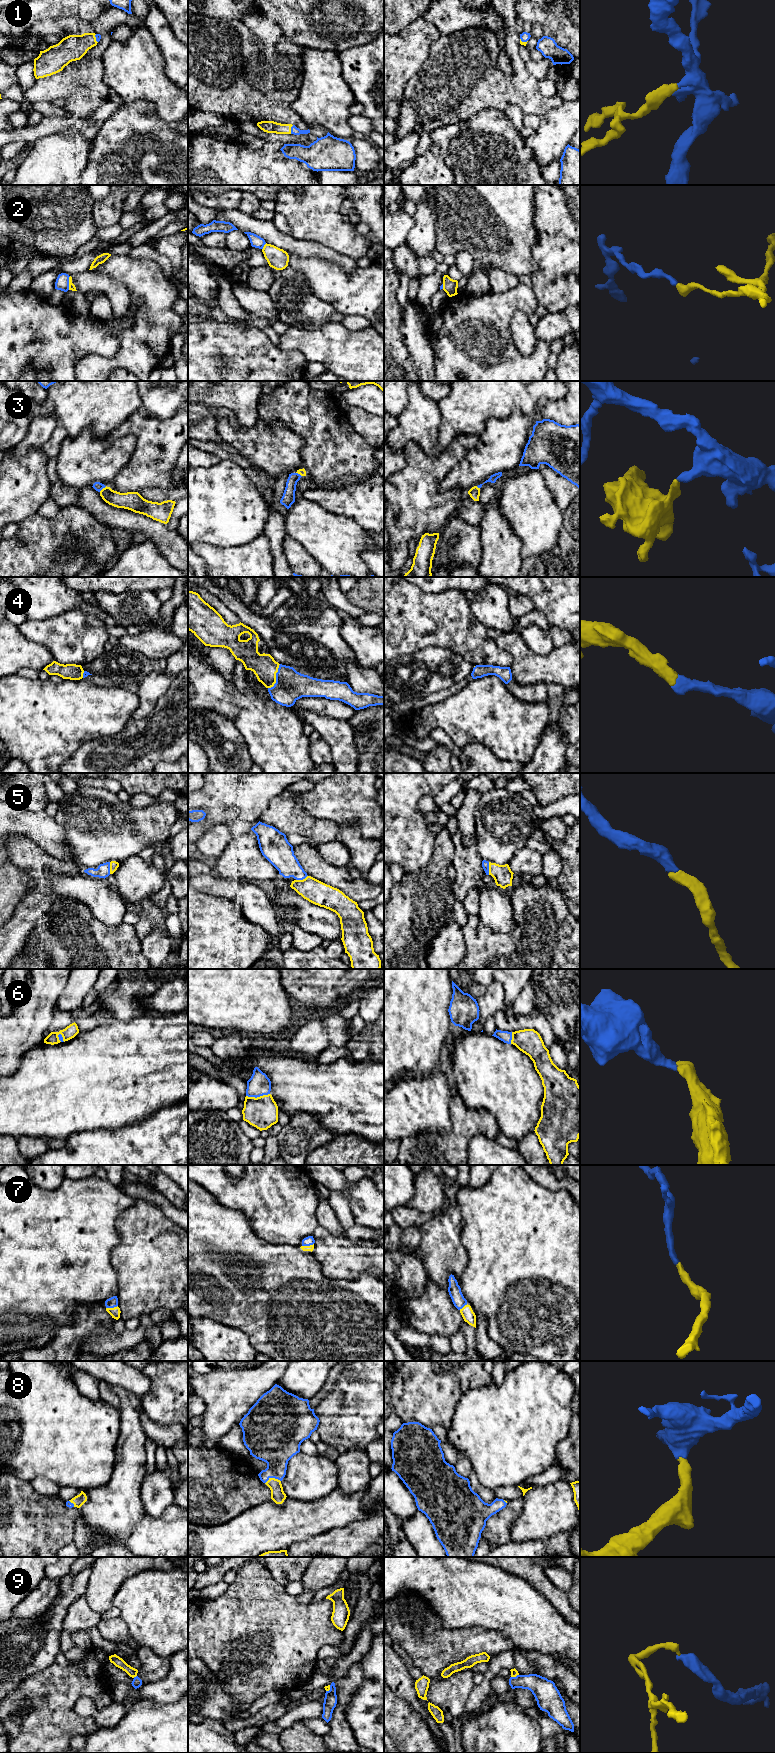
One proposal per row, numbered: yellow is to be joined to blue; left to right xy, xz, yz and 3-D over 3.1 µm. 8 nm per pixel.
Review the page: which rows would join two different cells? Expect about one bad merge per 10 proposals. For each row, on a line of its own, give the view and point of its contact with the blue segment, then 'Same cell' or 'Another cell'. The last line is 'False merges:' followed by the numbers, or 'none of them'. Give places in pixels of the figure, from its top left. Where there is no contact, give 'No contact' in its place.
1: Touches blue at xz (291, 129). Same cell
2: Touches blue at xy (68, 283). Another cell
3: Touches blue at xy (102, 488). Same cell
4: Touches blue at xz (276, 677). Same cell
5: Touches blue at yz (488, 868). Same cell
6: Touches blue at xz (257, 1096). Same cell
7: Touches blue at xy (111, 1307). Same cell
8: Touches blue at xz (272, 1477). Same cell
9: Touches blue at xy (134, 1677). Another cell
False merges: 2, 9

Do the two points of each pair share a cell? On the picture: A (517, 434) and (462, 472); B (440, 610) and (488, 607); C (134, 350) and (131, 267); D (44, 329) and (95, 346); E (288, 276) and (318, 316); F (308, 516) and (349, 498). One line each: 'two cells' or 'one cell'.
A: one cell
B: two cells
C: one cell
D: one cell
E: one cell
F: two cells

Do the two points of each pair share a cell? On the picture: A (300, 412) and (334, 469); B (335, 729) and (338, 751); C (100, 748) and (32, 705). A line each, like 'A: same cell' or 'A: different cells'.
A: same cell
B: same cell
C: different cells

